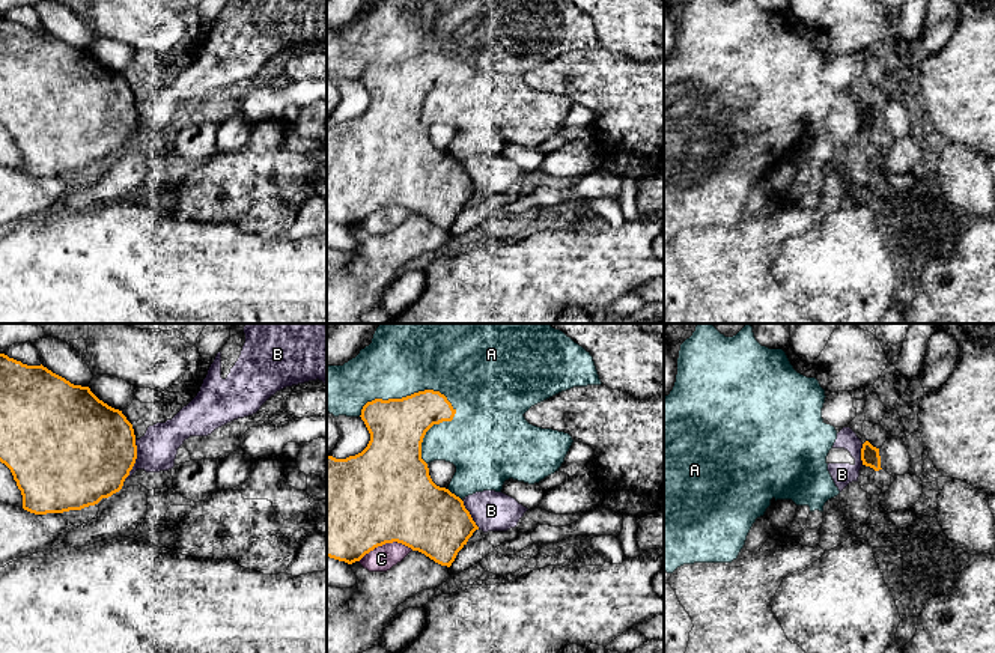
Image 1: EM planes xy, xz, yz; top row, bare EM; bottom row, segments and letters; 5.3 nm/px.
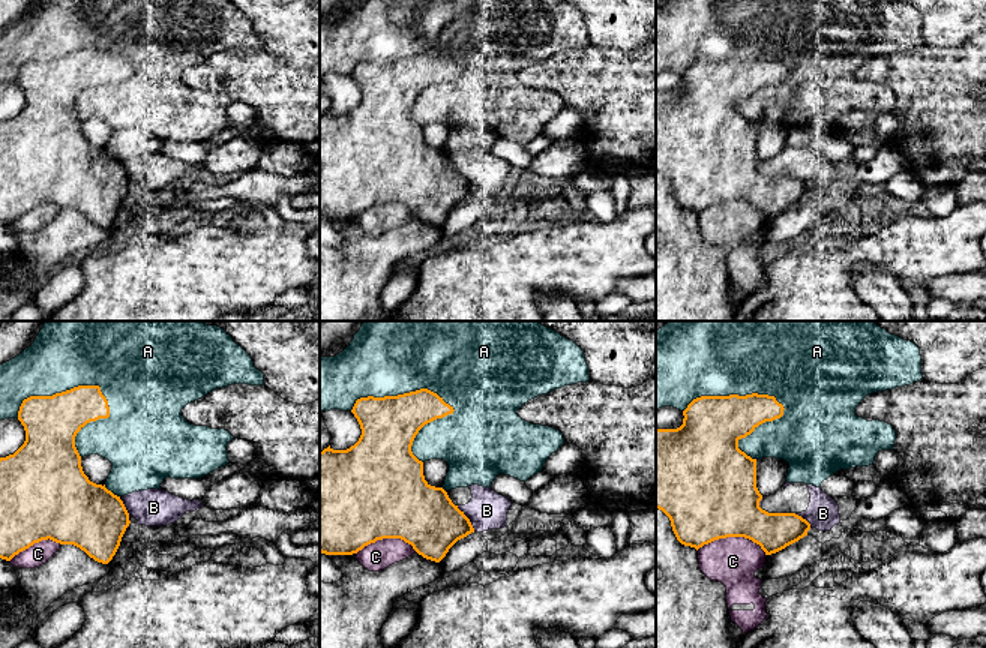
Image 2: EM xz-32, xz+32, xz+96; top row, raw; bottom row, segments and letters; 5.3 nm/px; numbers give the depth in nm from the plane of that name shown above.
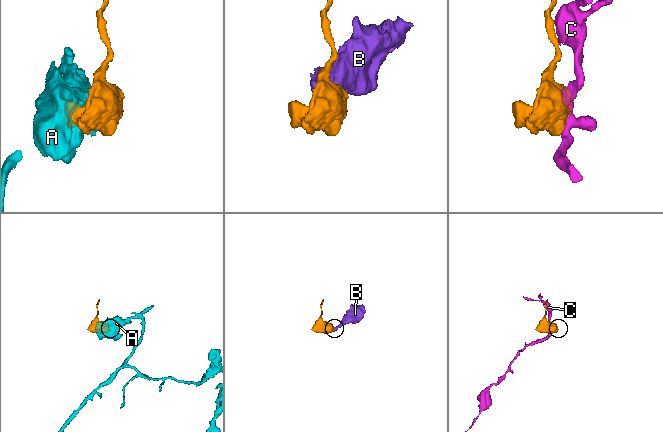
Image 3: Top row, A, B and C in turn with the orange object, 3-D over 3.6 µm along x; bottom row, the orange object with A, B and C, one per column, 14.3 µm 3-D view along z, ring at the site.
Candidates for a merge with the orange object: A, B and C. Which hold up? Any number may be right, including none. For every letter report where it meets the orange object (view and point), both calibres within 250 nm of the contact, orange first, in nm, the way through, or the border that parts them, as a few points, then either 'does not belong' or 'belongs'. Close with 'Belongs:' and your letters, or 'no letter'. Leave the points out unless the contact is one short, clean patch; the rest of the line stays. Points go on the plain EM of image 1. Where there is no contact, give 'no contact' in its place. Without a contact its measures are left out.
A: contact xz (407, 59); calibres 300 and 340 nm; does not belong
B: contact xy (136, 121); calibres 480 and 220 nm; does not belong
C: contact xz (386, 205); calibres 500 and 140 nm; does not belong
Belongs: no letter

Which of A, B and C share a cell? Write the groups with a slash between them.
A / B / C

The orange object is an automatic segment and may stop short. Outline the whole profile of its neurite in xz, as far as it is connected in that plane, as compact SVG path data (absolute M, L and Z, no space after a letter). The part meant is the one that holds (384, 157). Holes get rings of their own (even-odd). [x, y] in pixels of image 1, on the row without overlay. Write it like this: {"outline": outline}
{"outline": "M434 53L402 62L375 62L363 69L360 80L370 96L367 110L346 122L327 119L327 220L352 227L375 211L397 205L441 229L452 229L479 190L459 159L432 144L428 126L421 122L421 105L434 87L452 84L455 77L447 60Z"}

